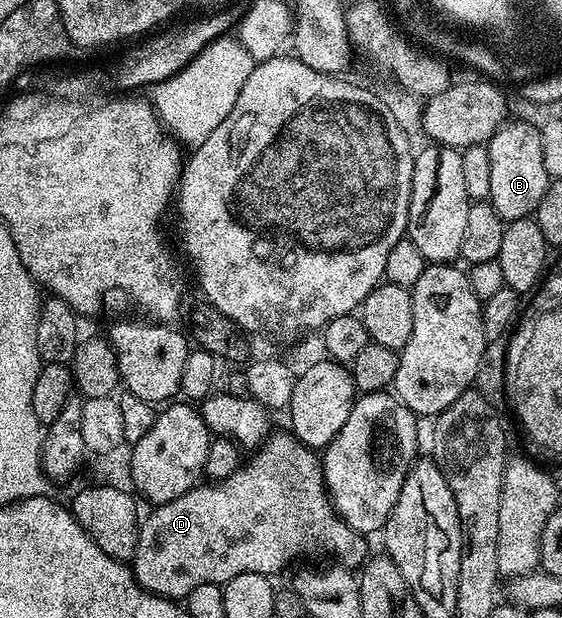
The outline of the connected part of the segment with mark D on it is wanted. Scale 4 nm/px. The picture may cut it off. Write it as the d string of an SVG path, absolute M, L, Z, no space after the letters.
M273 431L265 439L264 443L249 455L252 456L249 460L247 457L241 463L240 468L234 470L234 474L230 474L230 478L215 482L201 482L186 494L182 494L165 504L155 505L151 509L152 513L149 516L147 513L141 519L140 533L138 534L138 550L134 550L134 558L130 562L130 567L132 573L136 575L136 581L147 592L152 593L153 596L166 596L169 600L180 602L188 597L190 590L194 590L198 586L206 586L207 584L219 584L223 586L226 582L230 582L230 578L238 578L238 574L262 574L263 576L272 578L275 577L275 572L282 571L291 560L296 560L299 556L304 556L307 552L314 551L315 548L320 552L333 552L340 559L337 561L343 562L345 565L363 565L366 557L369 555L368 544L364 541L367 539L361 533L354 531L341 516L336 514L336 509L332 506L332 497L329 496L328 490L324 486L324 470L321 457L313 449L307 448L299 438L293 436L291 431L275 432Z

